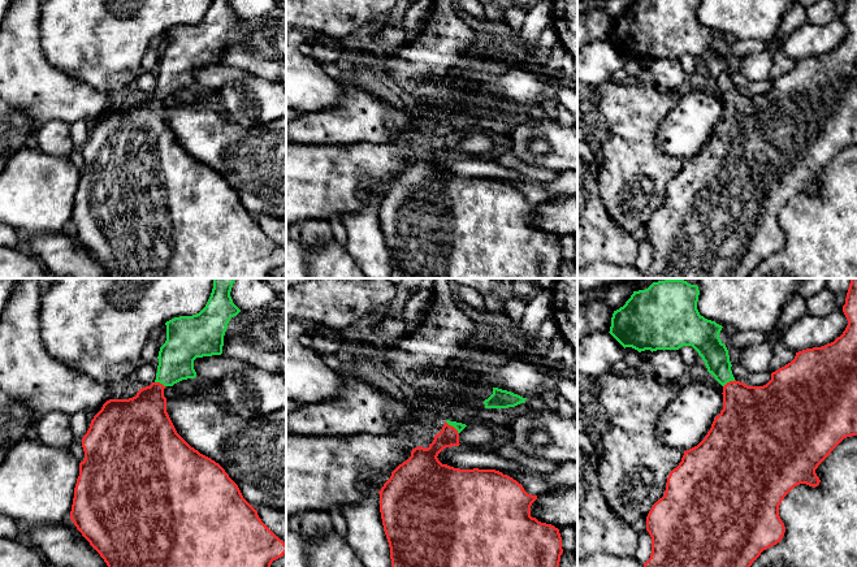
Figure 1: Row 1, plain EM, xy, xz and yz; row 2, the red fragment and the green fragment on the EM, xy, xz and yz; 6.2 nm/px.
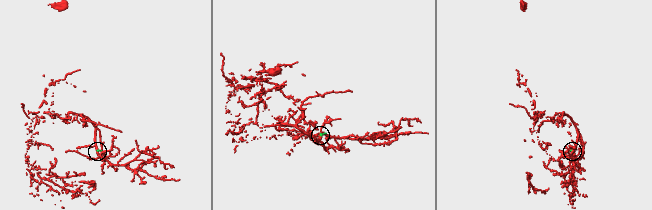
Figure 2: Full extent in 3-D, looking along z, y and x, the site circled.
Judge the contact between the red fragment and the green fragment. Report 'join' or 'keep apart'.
join

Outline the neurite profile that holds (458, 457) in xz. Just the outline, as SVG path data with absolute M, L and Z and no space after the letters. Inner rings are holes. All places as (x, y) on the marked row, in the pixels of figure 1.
M463 446L446 447L437 458L442 464L460 469L519 471L523 468L515 460L501 458L485 450Z

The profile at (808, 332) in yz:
M839 304L826 316L805 315L798 319L783 332L782 342L795 352L822 347L840 337L847 325L848 320L843 312L843 306Z

